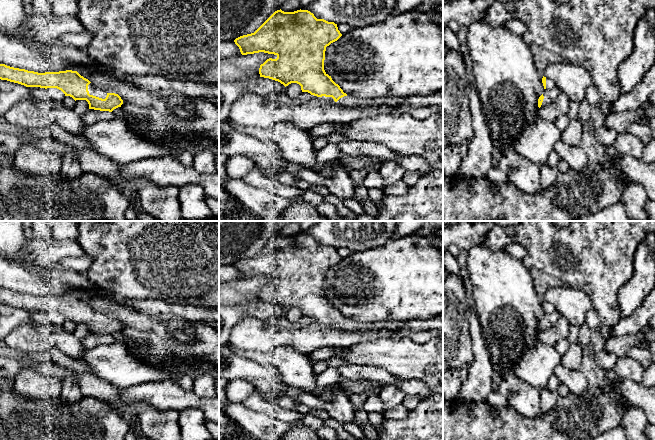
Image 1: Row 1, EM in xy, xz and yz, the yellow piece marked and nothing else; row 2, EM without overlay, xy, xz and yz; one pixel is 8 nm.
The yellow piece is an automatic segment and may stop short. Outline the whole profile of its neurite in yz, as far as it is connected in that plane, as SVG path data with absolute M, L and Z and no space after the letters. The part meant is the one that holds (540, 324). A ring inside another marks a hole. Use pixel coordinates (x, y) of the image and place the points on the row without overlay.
M543 300L542 307L545 315L538 323L539 332L554 326L554 324L557 322L557 320L560 317L560 314L551 303Z

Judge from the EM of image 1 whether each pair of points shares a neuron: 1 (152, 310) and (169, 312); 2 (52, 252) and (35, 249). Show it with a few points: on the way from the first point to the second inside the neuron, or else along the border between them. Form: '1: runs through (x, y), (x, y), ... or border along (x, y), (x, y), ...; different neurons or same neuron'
1: runs through (156, 310), (165, 311); same neuron
2: runs through (48, 252), (41, 252), (39, 250); same neuron

